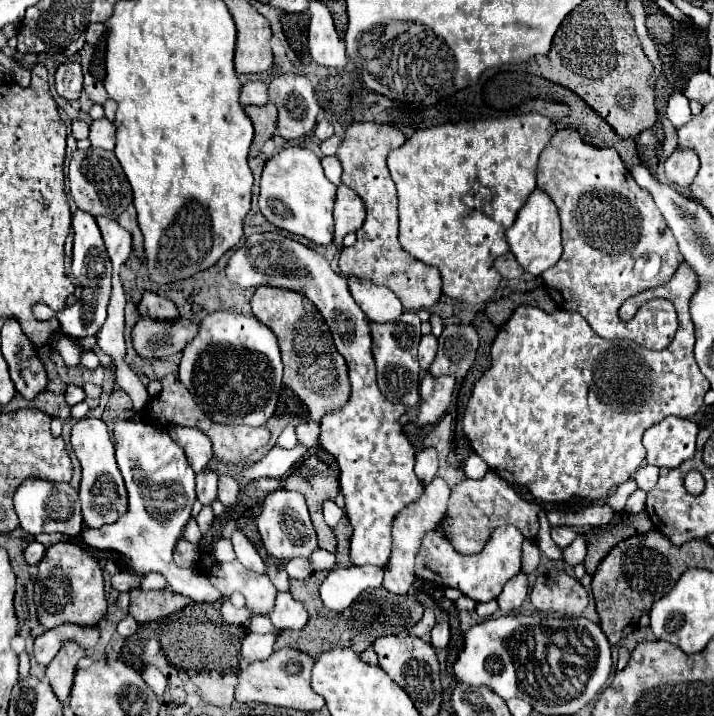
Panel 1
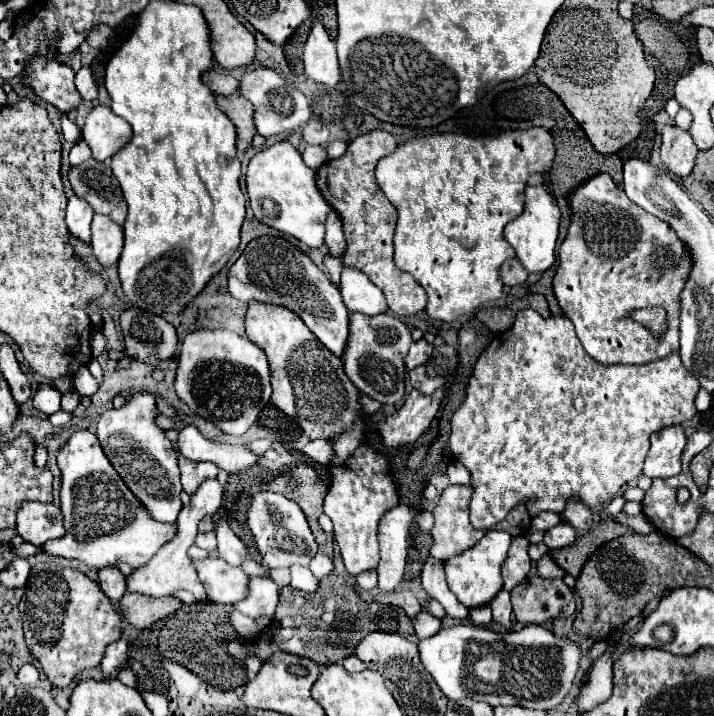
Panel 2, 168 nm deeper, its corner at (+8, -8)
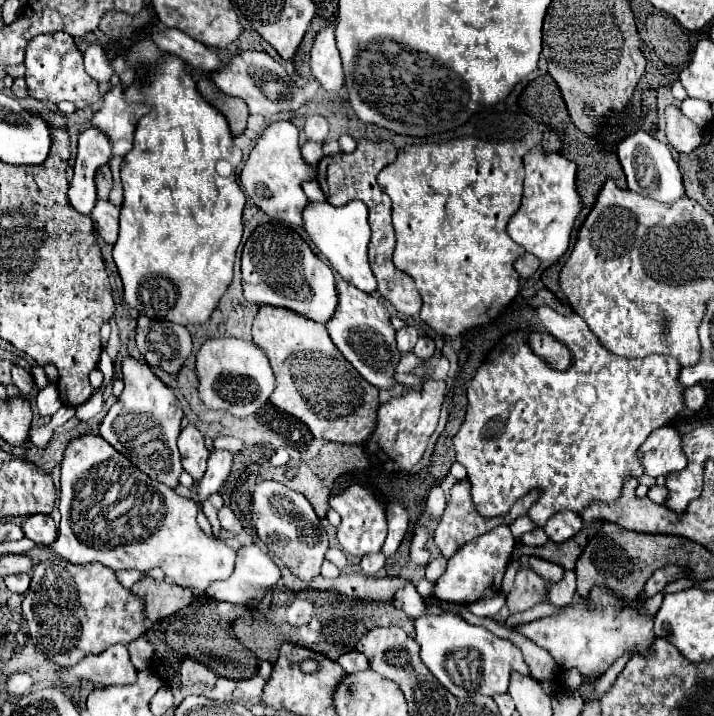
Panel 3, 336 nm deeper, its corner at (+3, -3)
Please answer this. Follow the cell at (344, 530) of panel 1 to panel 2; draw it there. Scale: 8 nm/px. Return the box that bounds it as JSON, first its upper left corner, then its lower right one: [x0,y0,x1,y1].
[255,547,413,665]

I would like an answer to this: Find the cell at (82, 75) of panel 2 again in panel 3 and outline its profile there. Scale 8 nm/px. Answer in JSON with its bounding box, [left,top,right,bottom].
[84,44,112,84]

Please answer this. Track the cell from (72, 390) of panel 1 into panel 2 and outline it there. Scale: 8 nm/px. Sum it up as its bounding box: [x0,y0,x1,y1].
[33,383,61,415]

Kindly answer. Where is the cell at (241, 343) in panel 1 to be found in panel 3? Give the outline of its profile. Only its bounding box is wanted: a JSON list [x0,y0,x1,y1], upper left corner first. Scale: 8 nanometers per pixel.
[196,338,274,418]

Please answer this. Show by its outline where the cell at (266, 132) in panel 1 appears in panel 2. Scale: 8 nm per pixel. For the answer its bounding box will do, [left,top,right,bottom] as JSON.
[215,93,255,157]

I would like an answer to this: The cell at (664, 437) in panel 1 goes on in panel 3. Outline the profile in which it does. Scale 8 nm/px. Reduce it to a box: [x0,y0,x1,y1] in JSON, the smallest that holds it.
[640,426,688,478]

